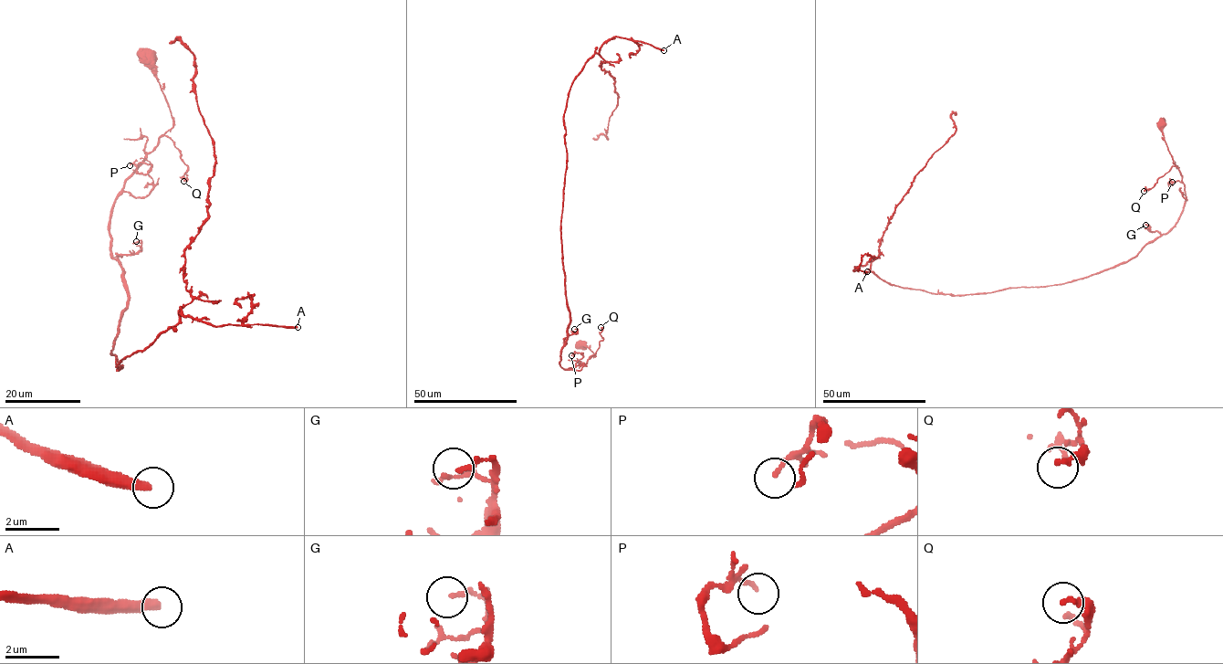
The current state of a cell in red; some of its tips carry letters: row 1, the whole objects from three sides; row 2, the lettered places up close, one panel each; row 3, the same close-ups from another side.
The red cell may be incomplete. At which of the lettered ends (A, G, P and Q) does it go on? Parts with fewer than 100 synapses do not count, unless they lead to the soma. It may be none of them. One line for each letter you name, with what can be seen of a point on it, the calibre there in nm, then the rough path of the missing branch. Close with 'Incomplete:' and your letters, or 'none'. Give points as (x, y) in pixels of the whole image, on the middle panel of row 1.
A: at (663, 50); 340 nm thick; missing branch runs (663, 50), (701, 65), (745, 74), (751, 80), (736, 79), (729, 83), (725, 91)
Incomplete: A

